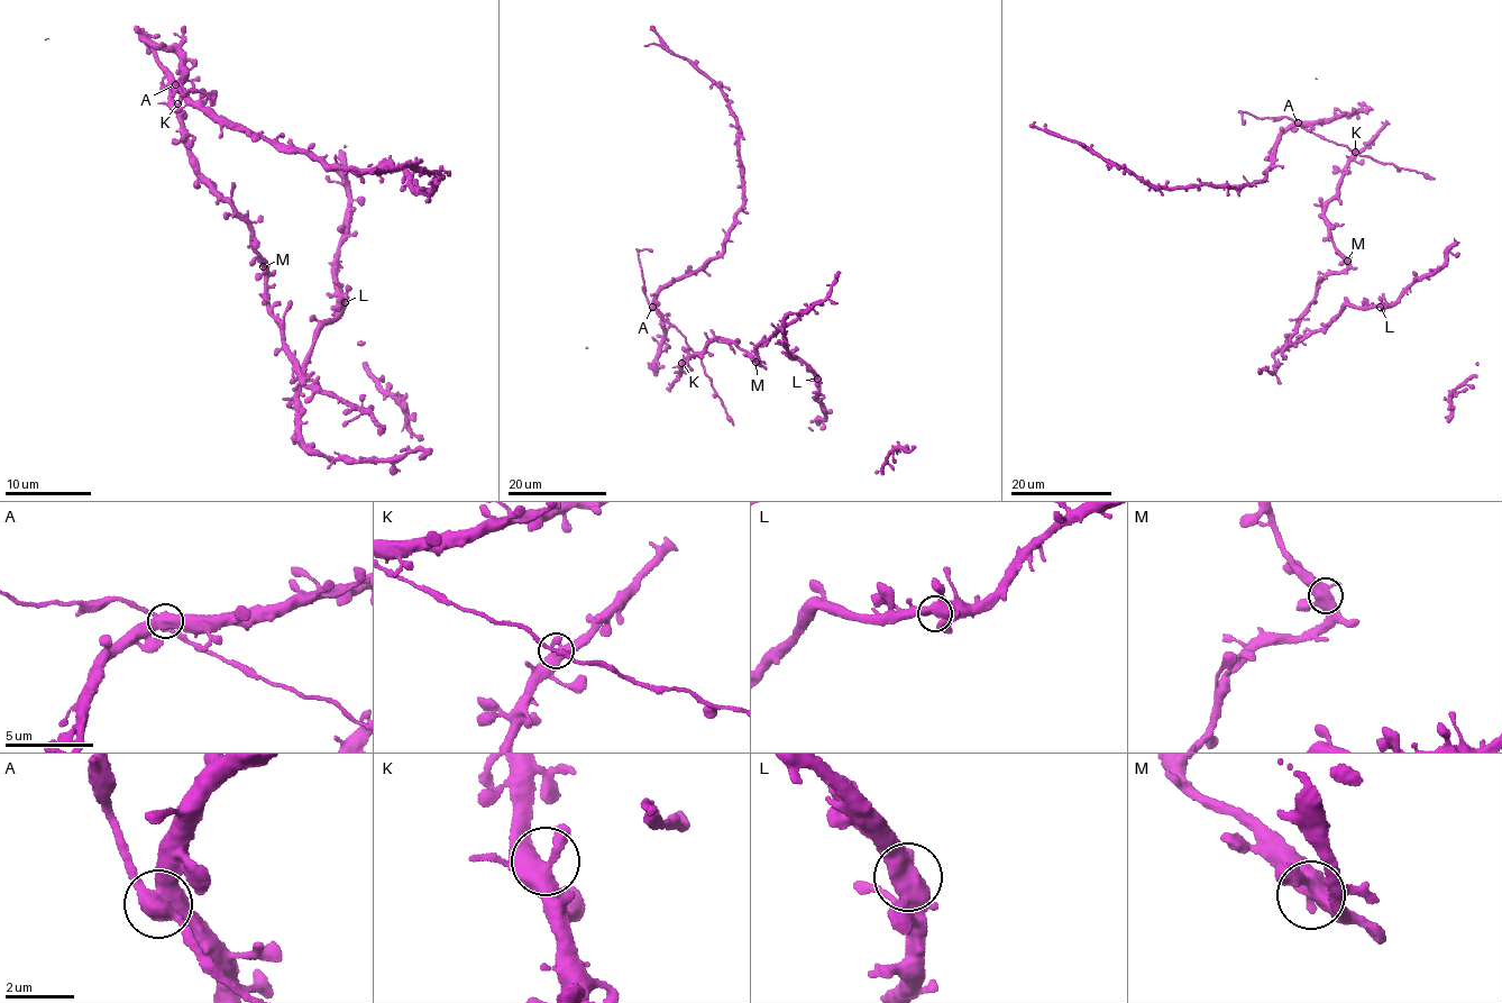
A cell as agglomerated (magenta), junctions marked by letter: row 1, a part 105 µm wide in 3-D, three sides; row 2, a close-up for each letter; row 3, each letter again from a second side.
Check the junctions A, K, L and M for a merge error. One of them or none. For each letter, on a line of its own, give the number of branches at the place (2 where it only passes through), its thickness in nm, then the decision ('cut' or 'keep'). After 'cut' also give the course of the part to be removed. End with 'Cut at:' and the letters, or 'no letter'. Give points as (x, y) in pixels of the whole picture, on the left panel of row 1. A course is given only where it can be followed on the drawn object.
A: branches 4; calibre 500 nm; keep
K: branches 4; calibre 440 nm; keep
L: branches 4; calibre 480 nm; keep
M: branches 4; calibre 500 nm; keep
Cut at: no letter

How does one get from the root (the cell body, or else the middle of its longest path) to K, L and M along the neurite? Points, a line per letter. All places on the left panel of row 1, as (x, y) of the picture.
K: (213, 189), (198, 173), (197, 157), (190, 151), (188, 129), (177, 103)
L: (213, 189), (248, 226), (285, 355), (298, 379), (312, 391), (299, 418), (294, 404), (312, 344), (345, 302)
M: (213, 189), (248, 226), (252, 251), (263, 266)

